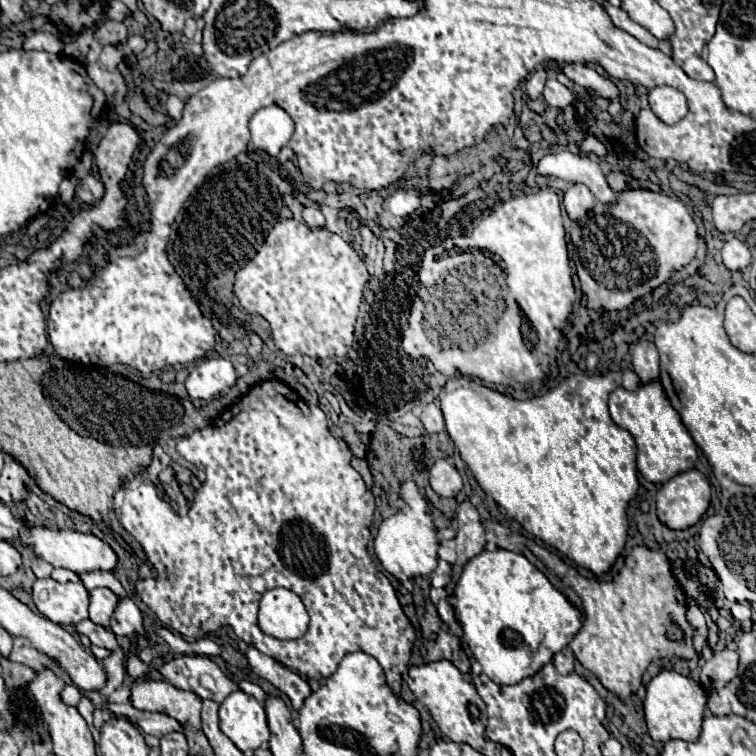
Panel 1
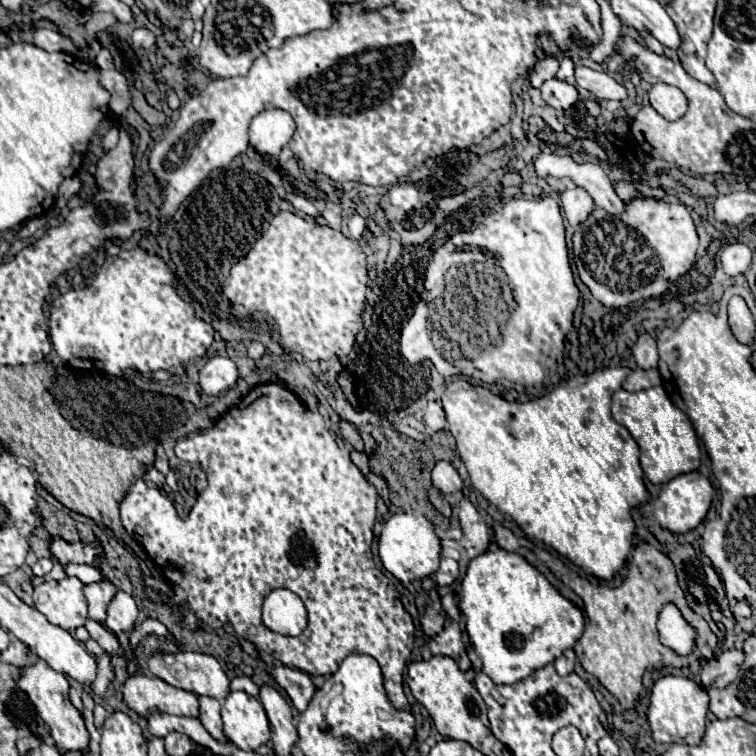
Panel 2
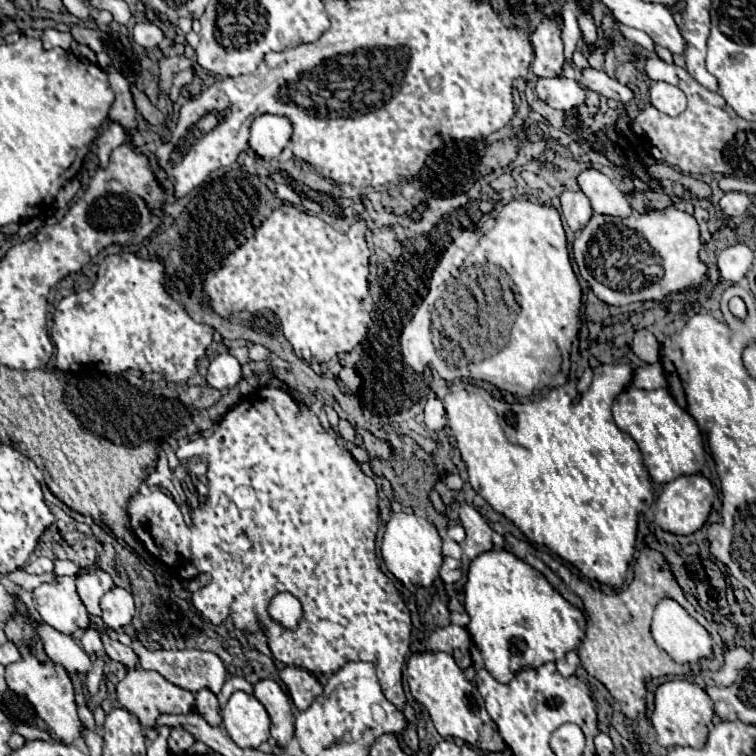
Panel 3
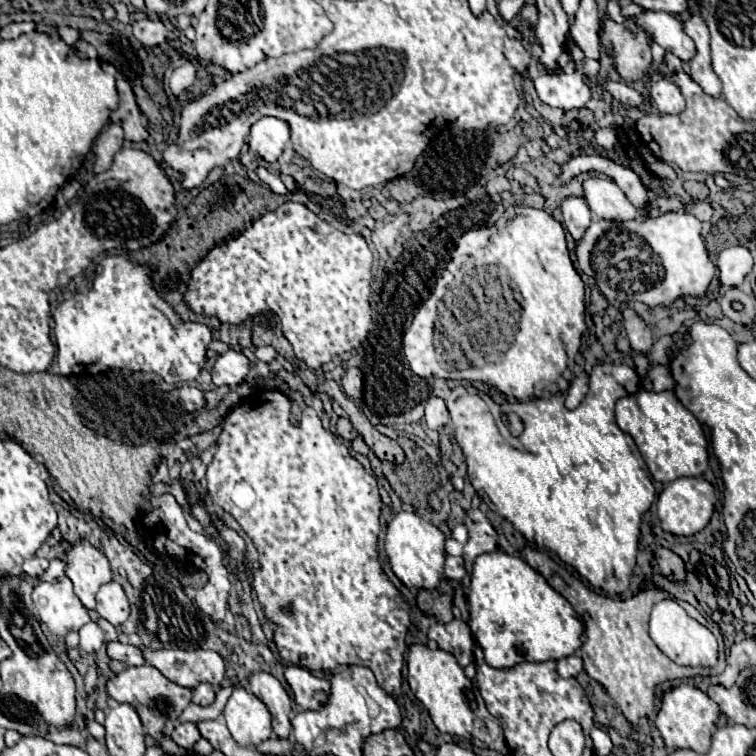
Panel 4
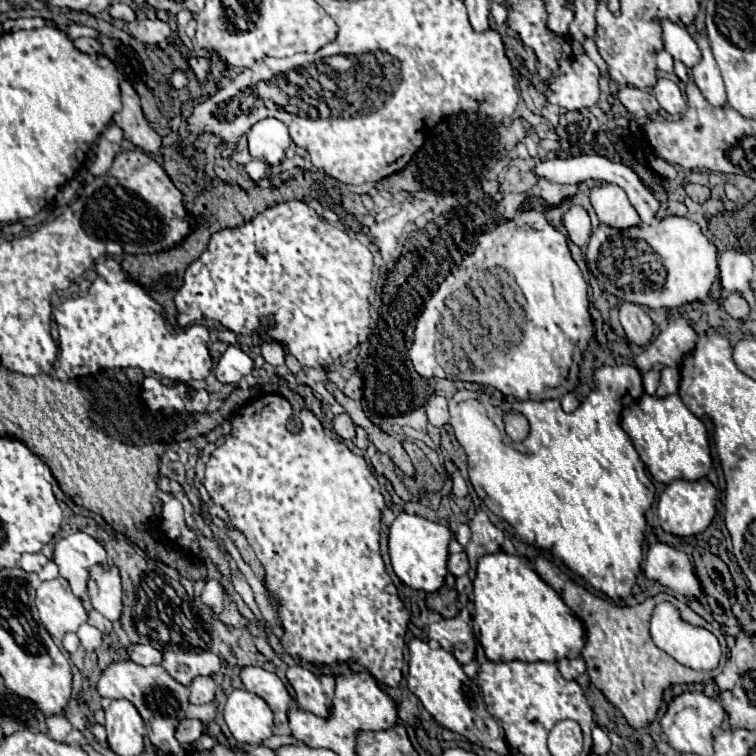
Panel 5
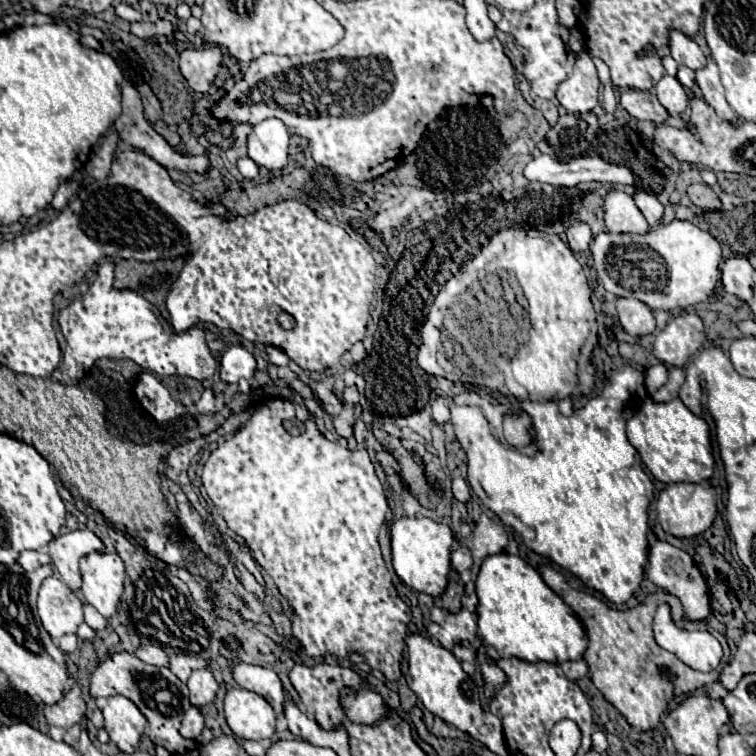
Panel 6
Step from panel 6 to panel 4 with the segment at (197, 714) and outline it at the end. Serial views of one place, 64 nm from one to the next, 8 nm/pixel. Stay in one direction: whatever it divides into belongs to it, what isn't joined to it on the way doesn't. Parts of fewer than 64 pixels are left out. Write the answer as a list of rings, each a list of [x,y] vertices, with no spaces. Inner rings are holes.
[[[184,722],[184,724],[178,724],[174,728],[172,740],[182,748],[192,748],[200,740],[200,732],[198,732],[194,722]]]

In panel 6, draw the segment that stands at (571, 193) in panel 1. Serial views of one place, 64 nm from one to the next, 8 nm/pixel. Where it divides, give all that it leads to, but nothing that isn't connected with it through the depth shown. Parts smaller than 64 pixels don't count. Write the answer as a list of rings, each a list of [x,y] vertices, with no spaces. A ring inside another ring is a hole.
[[[576,222],[566,230],[568,236],[568,246],[572,252],[586,252],[590,244],[590,228],[584,222]]]

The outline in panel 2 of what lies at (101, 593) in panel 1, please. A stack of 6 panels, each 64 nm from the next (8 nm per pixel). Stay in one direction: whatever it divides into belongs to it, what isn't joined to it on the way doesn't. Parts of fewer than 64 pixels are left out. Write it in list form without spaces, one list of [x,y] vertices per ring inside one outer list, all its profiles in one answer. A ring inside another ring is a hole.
[[[102,580],[102,582],[92,582],[92,584],[84,584],[84,596],[88,602],[88,616],[104,622],[106,618],[106,606],[110,602],[110,598],[116,594],[116,586],[110,580]]]

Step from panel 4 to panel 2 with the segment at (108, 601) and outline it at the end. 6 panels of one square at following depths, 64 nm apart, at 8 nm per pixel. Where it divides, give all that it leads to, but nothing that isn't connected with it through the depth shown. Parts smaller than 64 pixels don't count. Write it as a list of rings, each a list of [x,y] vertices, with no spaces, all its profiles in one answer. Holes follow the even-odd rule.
[[[118,590],[114,594],[114,598],[108,602],[104,626],[108,630],[112,630],[114,634],[120,634],[120,632],[126,632],[126,630],[134,628],[136,616],[138,616],[138,608],[136,608],[134,598],[130,594]]]

